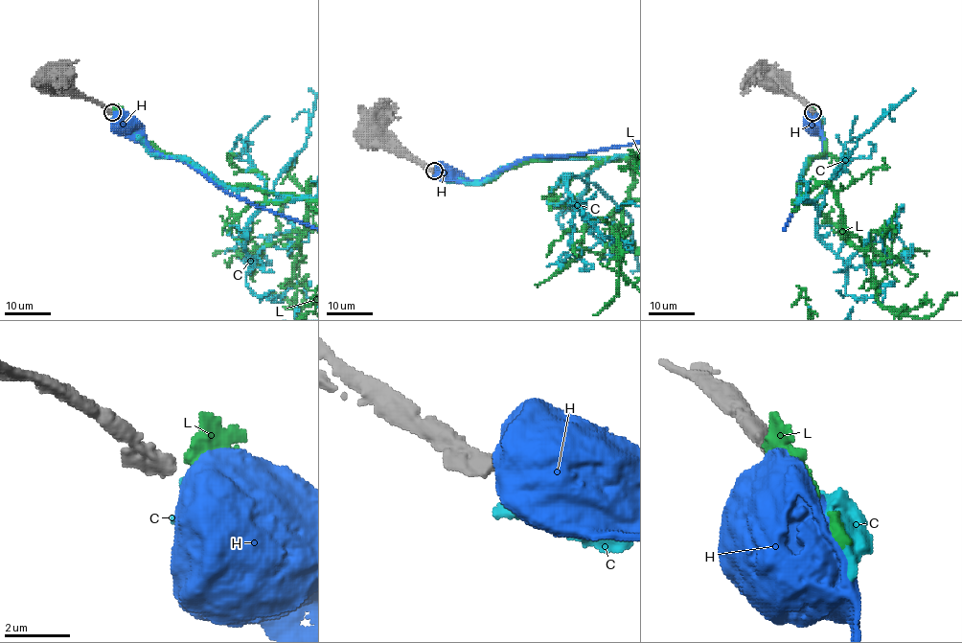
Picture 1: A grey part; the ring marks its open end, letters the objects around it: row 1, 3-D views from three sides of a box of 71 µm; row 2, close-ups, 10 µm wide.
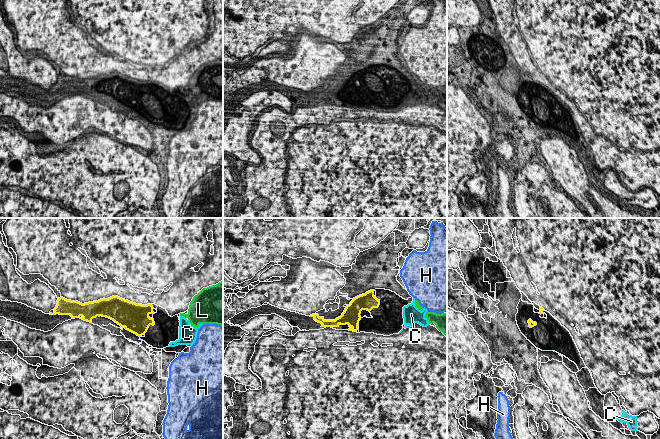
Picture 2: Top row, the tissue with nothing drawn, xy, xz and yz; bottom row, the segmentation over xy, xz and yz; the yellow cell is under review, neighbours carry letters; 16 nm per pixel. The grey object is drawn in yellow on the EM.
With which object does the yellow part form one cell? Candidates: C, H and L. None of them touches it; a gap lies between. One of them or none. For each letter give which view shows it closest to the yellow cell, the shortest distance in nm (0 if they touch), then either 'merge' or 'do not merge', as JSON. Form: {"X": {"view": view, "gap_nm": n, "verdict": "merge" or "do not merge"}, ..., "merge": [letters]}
{"C": {"view": "xy", "gap_nm": 380, "verdict": "merge"}, "H": {"view": "xz", "gap_nm": 480, "verdict": "do not merge"}, "L": {"view": "xy", "gap_nm": 420, "verdict": "do not merge"}, "merge": ["C"]}

